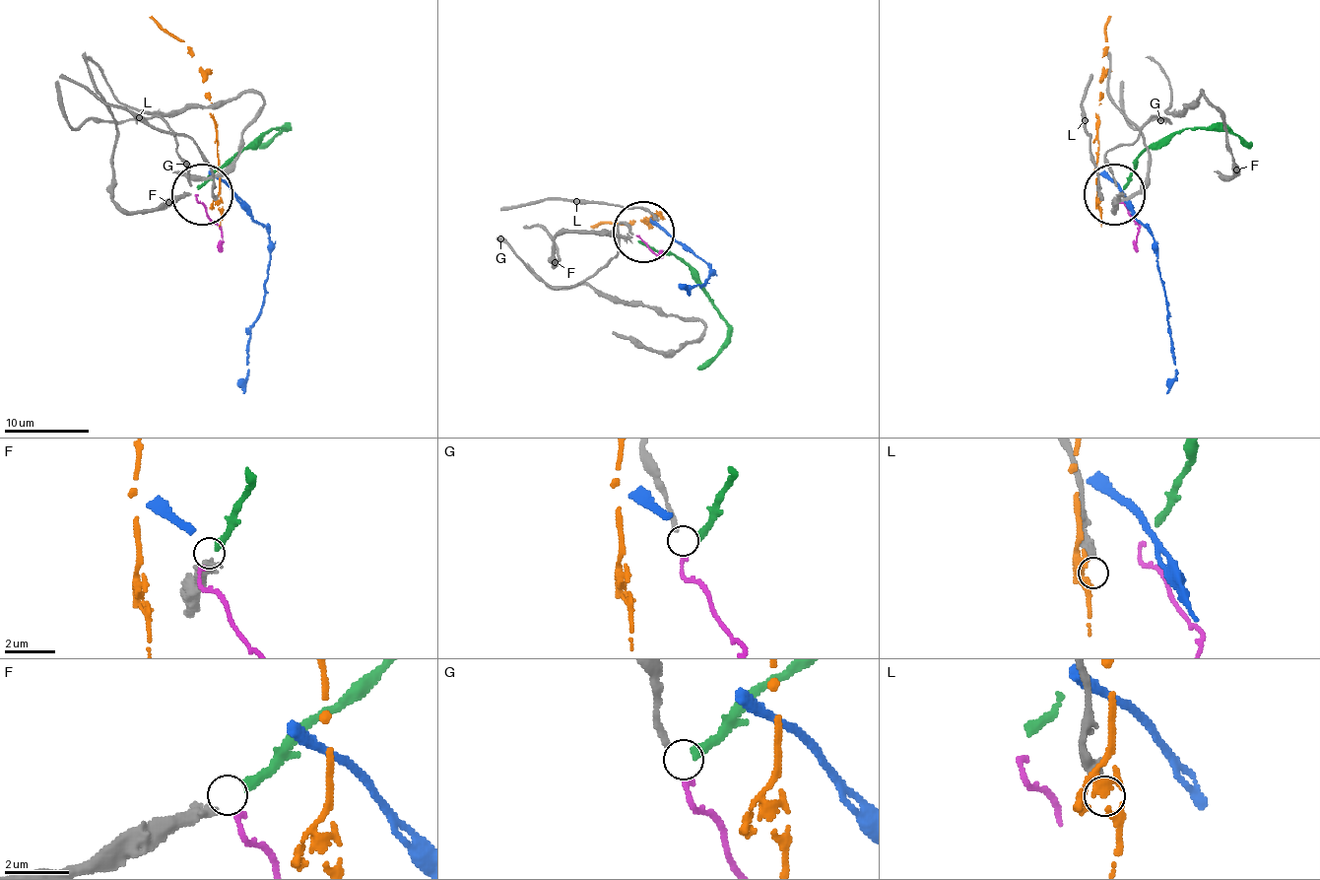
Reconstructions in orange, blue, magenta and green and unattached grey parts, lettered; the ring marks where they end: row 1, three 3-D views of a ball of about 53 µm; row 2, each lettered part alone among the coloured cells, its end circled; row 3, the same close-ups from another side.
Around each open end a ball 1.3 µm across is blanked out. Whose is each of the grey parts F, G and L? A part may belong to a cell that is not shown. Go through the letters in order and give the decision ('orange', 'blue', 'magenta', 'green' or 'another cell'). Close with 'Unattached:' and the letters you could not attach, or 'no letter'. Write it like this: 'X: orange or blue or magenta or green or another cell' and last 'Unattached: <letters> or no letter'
F: green
G: magenta
L: another cell
Unattached: L

